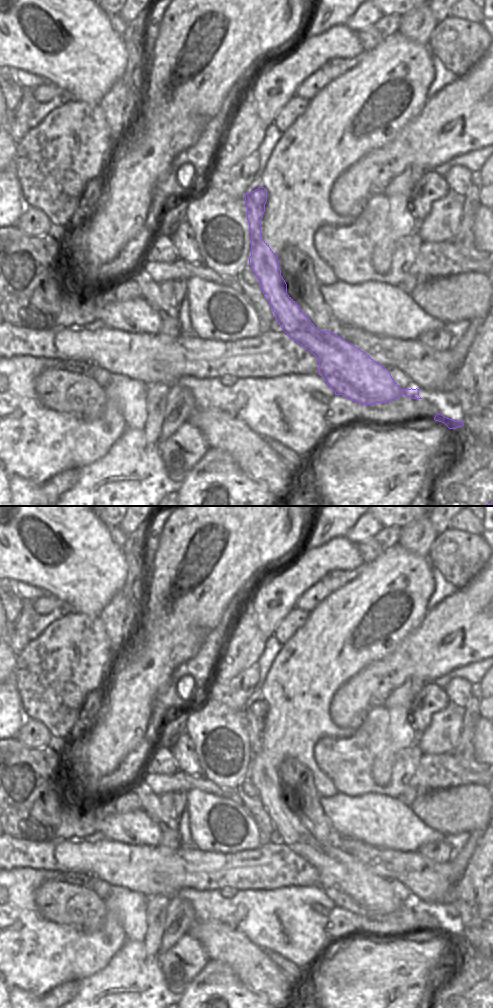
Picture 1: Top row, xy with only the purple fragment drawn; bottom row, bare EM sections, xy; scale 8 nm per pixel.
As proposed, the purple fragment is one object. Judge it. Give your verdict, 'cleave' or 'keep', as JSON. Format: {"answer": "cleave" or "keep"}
{"answer": "cleave"}

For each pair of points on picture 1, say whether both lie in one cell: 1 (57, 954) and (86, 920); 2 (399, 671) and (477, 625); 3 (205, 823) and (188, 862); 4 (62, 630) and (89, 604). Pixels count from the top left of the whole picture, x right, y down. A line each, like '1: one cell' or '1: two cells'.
1: two cells
2: one cell
3: two cells
4: two cells

